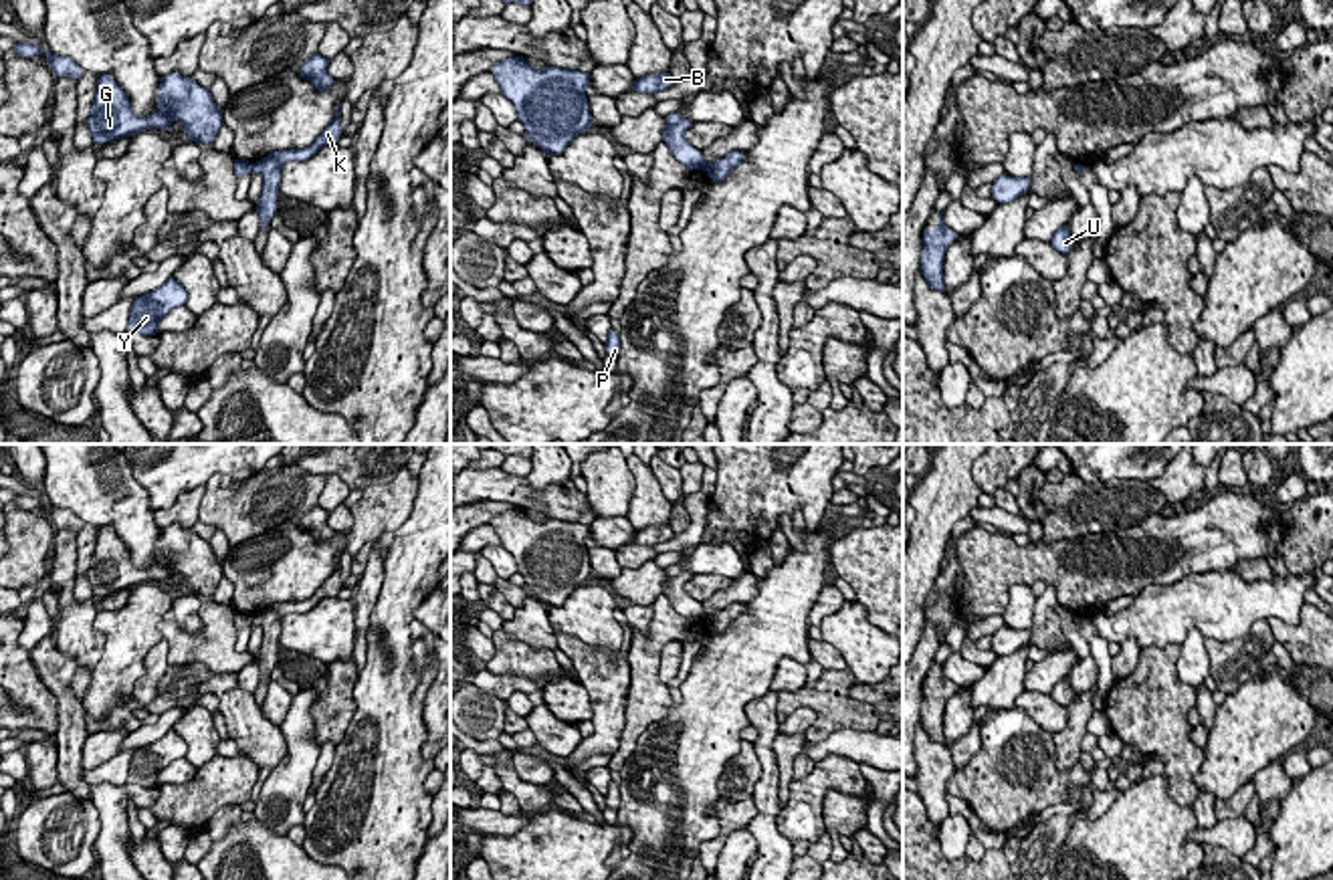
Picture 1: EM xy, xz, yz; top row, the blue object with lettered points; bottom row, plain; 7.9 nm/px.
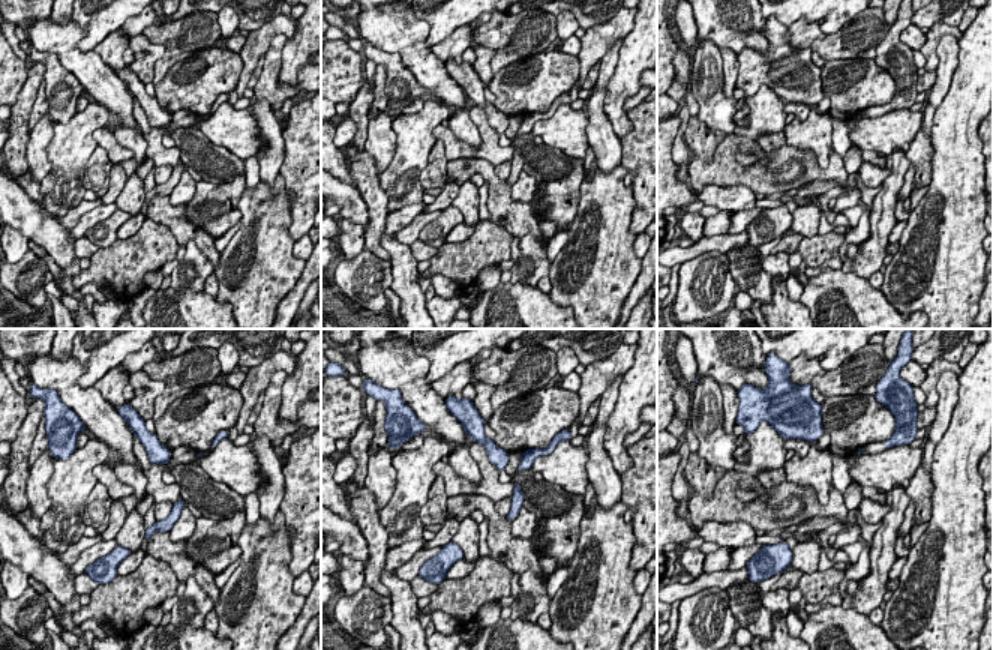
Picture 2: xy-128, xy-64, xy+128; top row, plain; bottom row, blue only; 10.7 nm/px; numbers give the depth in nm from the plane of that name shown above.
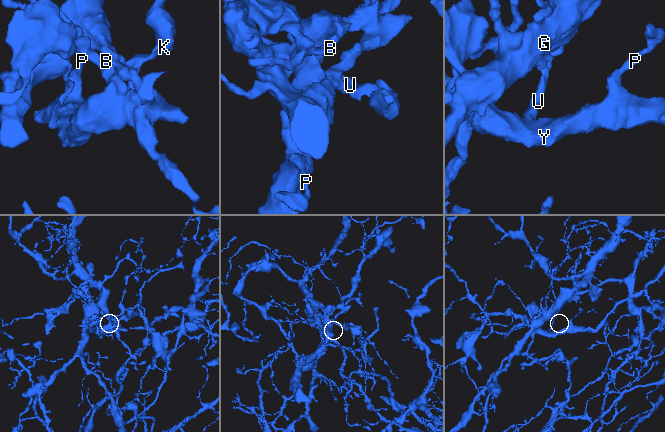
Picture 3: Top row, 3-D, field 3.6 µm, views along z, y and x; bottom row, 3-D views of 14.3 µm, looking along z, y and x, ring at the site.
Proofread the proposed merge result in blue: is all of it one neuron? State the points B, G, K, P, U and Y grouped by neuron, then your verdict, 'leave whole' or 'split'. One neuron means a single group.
B K P U Y / G; split

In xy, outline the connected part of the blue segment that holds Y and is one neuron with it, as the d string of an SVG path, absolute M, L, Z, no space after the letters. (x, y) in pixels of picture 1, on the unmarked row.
M170 729L160 741L133 751L127 783L158 787L158 775L176 759L186 757L186 741Z

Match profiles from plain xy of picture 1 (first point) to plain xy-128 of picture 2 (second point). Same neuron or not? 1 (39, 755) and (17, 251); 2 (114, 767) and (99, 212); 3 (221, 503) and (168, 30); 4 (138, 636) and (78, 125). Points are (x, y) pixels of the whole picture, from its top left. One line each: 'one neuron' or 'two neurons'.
1: one neuron
2: one neuron
3: one neuron
4: one neuron

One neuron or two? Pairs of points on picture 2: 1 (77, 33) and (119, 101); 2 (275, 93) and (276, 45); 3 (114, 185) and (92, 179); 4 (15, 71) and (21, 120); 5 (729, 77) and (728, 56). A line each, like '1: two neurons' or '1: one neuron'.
1: one neuron
2: one neuron
3: two neurons
4: two neurons
5: one neuron

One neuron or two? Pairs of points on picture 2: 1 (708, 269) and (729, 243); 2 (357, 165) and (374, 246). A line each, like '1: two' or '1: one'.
1: two
2: one

